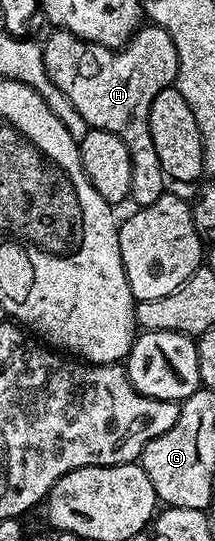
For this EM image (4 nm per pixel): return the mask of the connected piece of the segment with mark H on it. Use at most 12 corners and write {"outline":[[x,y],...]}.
{"outline":[[164,28],[121,50],[55,29],[44,68],[91,128],[132,156],[130,198],[167,189],[150,109],[178,81]]}

